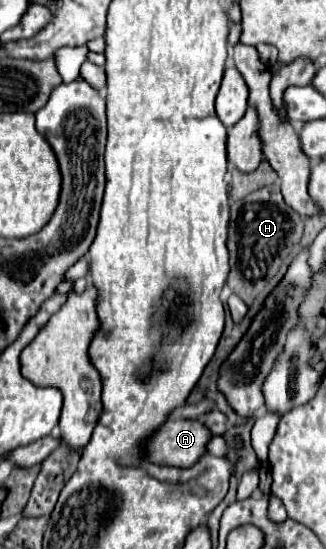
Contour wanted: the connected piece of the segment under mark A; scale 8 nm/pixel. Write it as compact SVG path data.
M169 419L149 441L147 459L173 467L189 468L205 453L211 431L197 419Z

